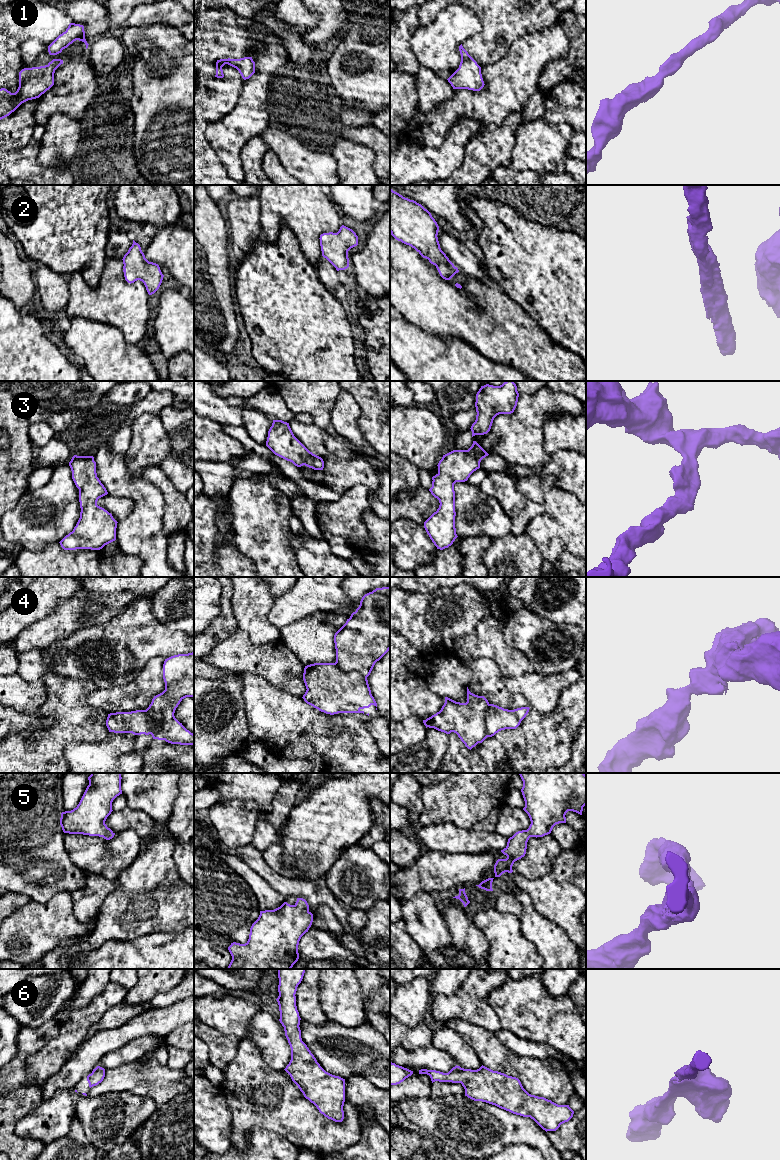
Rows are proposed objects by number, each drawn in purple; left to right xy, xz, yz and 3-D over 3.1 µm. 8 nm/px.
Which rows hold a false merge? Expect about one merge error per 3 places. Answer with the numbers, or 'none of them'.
4

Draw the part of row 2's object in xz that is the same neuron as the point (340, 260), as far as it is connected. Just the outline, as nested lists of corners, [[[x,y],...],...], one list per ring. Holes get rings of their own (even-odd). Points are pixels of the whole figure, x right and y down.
[[[342,225],[337,233],[329,232],[320,235],[322,256],[326,258],[337,271],[349,267],[348,251],[358,245],[356,233]]]

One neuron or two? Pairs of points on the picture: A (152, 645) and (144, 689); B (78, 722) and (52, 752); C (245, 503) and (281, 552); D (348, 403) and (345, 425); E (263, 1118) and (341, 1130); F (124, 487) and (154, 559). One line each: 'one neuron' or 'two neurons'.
A: two neurons
B: one neuron
C: one neuron
D: one neuron
E: one neuron
F: one neuron

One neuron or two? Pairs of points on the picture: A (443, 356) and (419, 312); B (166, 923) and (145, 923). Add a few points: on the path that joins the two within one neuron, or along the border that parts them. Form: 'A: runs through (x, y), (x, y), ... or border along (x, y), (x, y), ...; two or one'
A: border along (409, 322), (445, 339), (453, 338); two
B: runs through (161, 923), (150, 923); one

